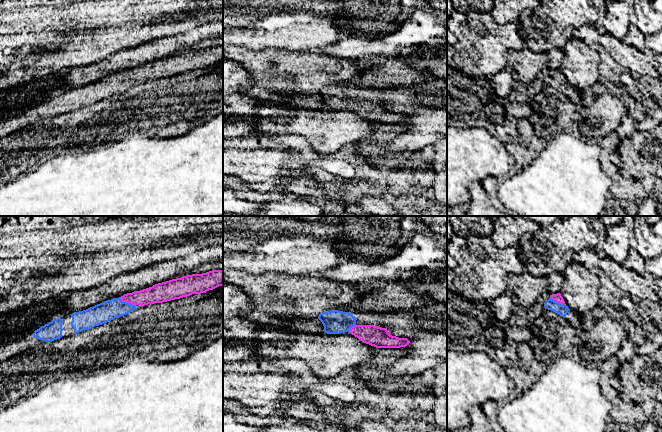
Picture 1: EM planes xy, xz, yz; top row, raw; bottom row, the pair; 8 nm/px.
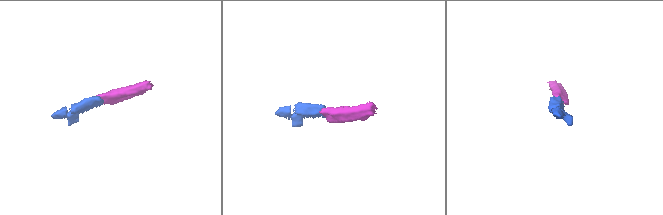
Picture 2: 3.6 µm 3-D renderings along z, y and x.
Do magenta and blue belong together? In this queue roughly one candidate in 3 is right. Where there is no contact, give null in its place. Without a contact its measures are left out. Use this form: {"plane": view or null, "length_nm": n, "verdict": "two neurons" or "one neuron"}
{"plane": "xy", "length_nm": 150, "verdict": "one neuron"}

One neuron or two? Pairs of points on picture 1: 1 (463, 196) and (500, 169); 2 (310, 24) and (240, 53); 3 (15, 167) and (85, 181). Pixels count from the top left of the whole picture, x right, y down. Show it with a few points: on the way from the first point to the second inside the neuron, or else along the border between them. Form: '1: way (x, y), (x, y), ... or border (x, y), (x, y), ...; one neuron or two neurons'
1: way (463, 184), (478, 169), (488, 169); one neuron
2: border (233, 46), (255, 50), (274, 48); two neurons
3: border (50, 157), (42, 160), (34, 168), (10, 182); two neurons

